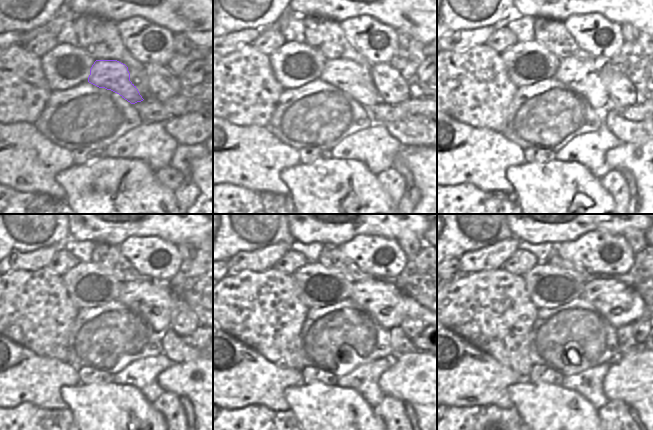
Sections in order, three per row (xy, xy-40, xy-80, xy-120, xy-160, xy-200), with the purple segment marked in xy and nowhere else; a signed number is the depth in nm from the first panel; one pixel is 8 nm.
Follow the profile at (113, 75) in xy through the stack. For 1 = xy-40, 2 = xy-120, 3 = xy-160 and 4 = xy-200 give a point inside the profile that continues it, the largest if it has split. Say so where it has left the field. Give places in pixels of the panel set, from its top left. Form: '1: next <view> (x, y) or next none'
1: next xy-40 (350, 77)
2: next xy-120 (154, 301)
3: next xy-160 (389, 306)
4: next xy-200 (620, 304)

